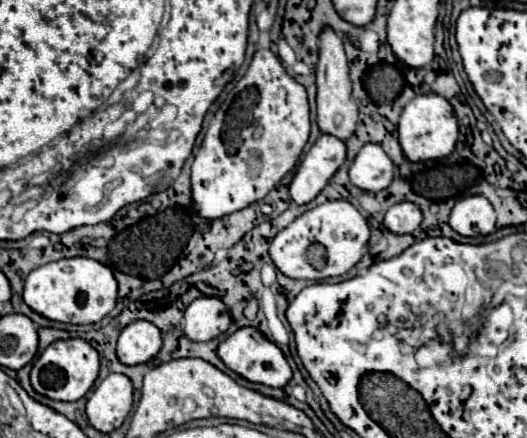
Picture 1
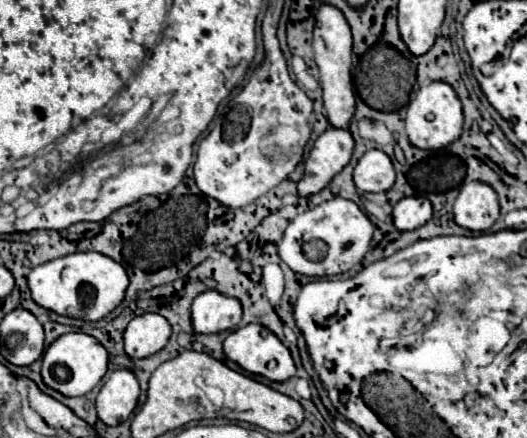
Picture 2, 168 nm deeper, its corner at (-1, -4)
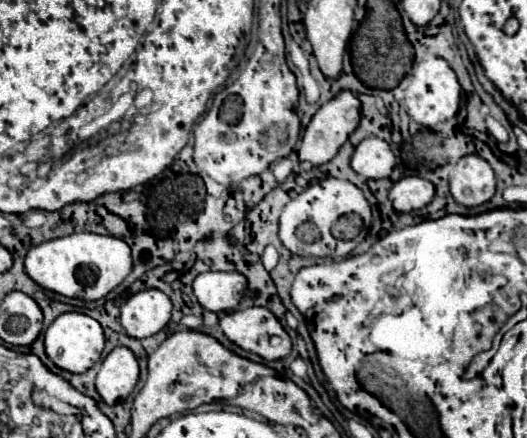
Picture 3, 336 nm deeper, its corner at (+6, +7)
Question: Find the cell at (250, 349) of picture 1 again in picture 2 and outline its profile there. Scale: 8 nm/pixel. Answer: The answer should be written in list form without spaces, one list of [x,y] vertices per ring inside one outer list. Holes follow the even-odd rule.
[[[247,324],[247,326],[241,326],[239,330],[231,332],[223,342],[223,350],[225,350],[227,358],[233,360],[235,364],[239,364],[243,370],[247,370],[251,374],[259,374],[267,380],[285,382],[291,376],[295,376],[295,364],[293,364],[289,348],[271,330],[263,328],[261,324]]]

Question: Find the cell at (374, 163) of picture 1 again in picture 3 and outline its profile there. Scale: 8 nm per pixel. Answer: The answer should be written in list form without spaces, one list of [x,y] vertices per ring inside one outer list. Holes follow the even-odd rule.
[[[368,137],[358,143],[352,155],[352,169],[368,179],[382,179],[392,173],[396,165],[394,153],[384,139]]]

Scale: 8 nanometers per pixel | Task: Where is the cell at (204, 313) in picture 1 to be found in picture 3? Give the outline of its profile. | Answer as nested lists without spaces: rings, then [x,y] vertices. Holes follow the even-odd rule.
[[[208,271],[194,279],[194,295],[208,311],[230,311],[244,297],[248,281],[236,271]]]

